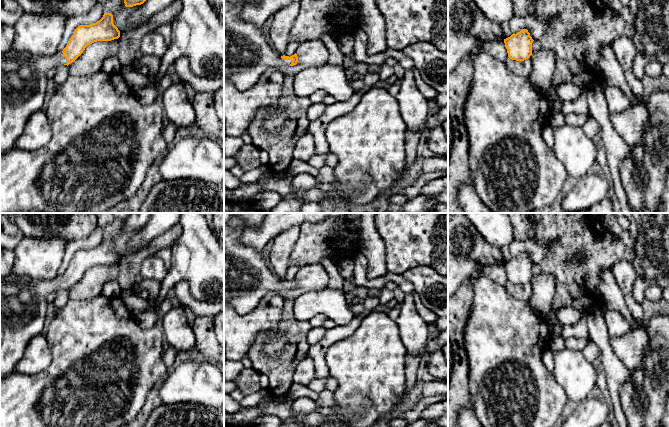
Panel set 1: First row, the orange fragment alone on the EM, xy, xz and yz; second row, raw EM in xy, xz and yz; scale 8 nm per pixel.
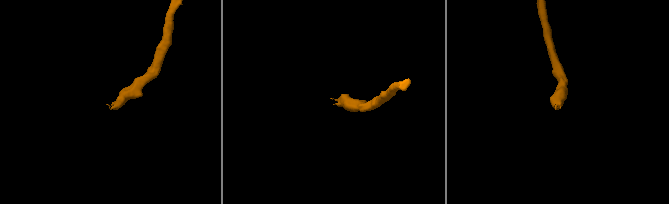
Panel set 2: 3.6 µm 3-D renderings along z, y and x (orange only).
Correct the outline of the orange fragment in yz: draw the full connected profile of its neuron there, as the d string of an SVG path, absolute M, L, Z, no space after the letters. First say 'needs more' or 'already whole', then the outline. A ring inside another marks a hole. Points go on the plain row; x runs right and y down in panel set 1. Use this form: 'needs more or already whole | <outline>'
already whole | M527 253L504 263L508 281L516 285L524 285L532 279L533 263Z

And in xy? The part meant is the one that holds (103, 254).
needs more | M104 237L96 247L78 250L66 271L51 280L39 280L28 275L9 274L0 277L0 380L16 371L29 341L42 333L47 315L47 296L59 289L74 286L85 272L97 265L111 265L120 261L113 247L113 239Z

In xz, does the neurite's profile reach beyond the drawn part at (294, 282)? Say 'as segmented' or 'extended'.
extended

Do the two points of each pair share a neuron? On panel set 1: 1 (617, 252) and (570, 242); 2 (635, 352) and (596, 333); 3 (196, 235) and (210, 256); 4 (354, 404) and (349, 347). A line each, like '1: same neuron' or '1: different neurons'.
1: same neuron
2: different neurons
3: same neuron
4: same neuron

